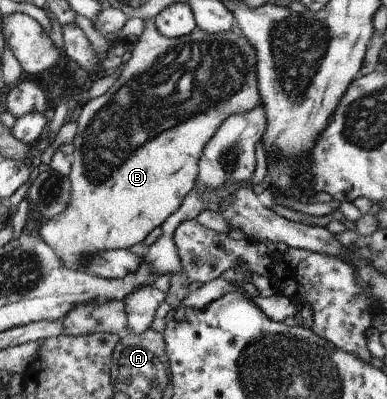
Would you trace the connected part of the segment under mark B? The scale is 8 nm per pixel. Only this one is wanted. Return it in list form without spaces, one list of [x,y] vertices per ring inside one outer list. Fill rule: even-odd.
[[[143,19],[143,33],[138,38],[129,42],[129,49],[126,53],[124,61],[117,71],[117,79],[115,83],[96,99],[89,100],[79,111],[77,117],[77,131],[73,137],[71,144],[74,146],[73,153],[69,156],[70,171],[69,179],[69,201],[67,207],[53,219],[43,221],[39,227],[38,235],[41,240],[49,246],[55,257],[61,261],[63,267],[67,269],[80,269],[85,267],[85,259],[93,253],[99,251],[113,251],[117,249],[129,249],[130,246],[140,243],[155,227],[163,224],[163,221],[177,207],[181,205],[181,201],[187,196],[187,193],[193,188],[195,175],[197,174],[197,161],[200,157],[203,145],[211,139],[219,125],[233,113],[245,113],[251,111],[253,107],[260,105],[260,96],[256,87],[255,73],[255,53],[253,47],[249,45],[249,41],[245,37],[227,31],[227,33],[215,33],[209,35],[201,31],[201,29],[193,29],[191,33],[183,35],[179,38],[165,38],[161,33],[157,32],[154,25],[154,19]]]

